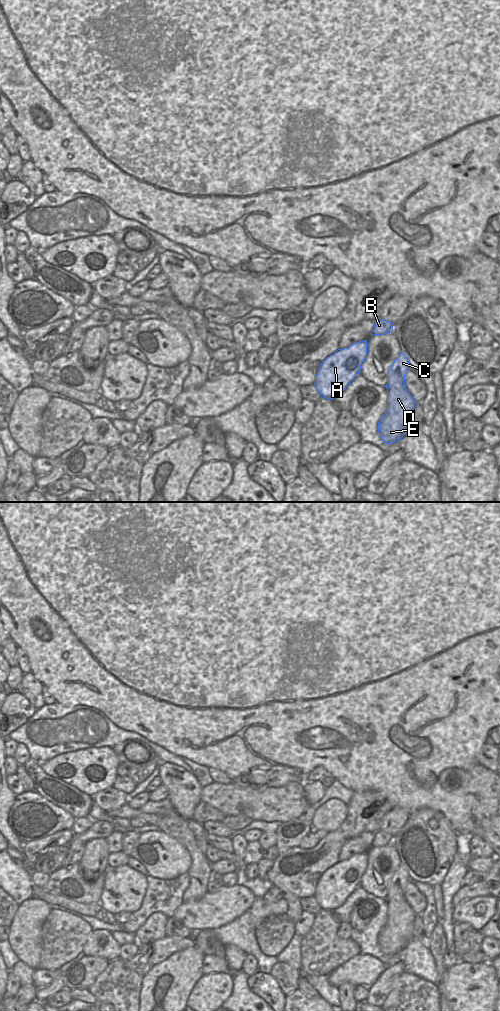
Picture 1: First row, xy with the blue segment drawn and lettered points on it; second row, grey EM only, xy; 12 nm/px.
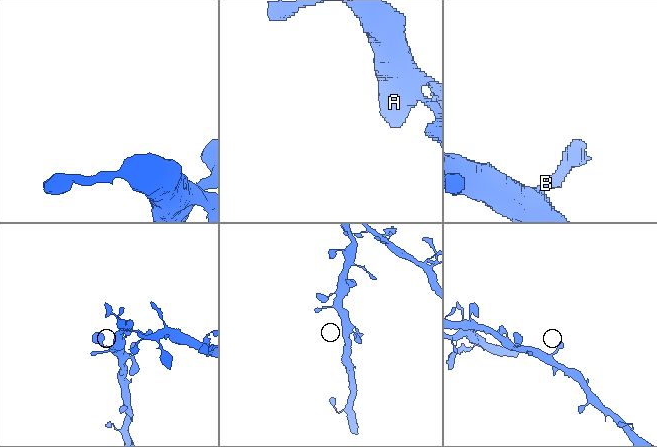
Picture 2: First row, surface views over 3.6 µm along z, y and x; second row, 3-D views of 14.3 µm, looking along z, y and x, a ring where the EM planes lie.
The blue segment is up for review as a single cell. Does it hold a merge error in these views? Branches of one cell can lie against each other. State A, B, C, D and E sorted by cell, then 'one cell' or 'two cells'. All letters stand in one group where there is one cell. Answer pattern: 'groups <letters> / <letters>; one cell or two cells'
groups A B C D E; one cell

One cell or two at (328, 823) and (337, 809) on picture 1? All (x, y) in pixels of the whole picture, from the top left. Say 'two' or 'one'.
one

